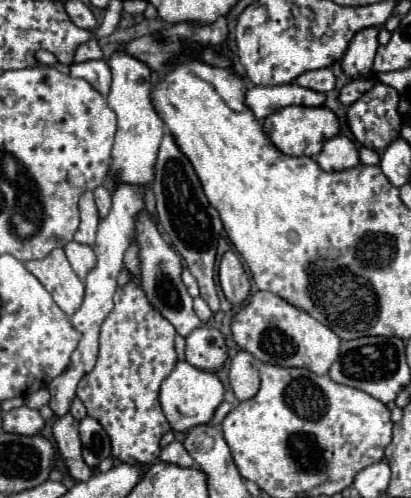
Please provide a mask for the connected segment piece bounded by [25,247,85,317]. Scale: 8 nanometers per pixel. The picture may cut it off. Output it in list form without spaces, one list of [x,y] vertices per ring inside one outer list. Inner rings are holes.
[[[61,247],[53,249],[45,259],[27,261],[25,267],[43,283],[43,287],[53,295],[53,301],[69,317],[81,307],[85,285],[71,269]]]

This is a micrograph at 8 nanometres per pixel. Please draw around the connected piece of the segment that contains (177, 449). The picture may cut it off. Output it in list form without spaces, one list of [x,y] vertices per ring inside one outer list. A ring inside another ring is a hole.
[[[173,441],[171,445],[161,449],[161,461],[173,463],[173,465],[179,465],[179,467],[193,467],[195,465],[191,455],[185,451],[183,443],[179,443],[179,441]]]

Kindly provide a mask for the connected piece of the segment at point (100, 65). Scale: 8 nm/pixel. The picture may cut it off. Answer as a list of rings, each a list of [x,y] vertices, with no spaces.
[[[85,61],[85,63],[73,63],[71,65],[71,77],[81,77],[87,83],[91,83],[103,97],[109,93],[111,85],[111,69],[109,65],[101,61]]]

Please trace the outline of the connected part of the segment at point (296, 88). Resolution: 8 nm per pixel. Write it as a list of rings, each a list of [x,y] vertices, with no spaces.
[[[297,83],[273,85],[273,87],[251,87],[245,97],[247,107],[253,109],[255,117],[263,121],[271,113],[289,107],[289,105],[305,105],[305,107],[321,107],[325,103],[325,95],[313,89],[305,89]]]

